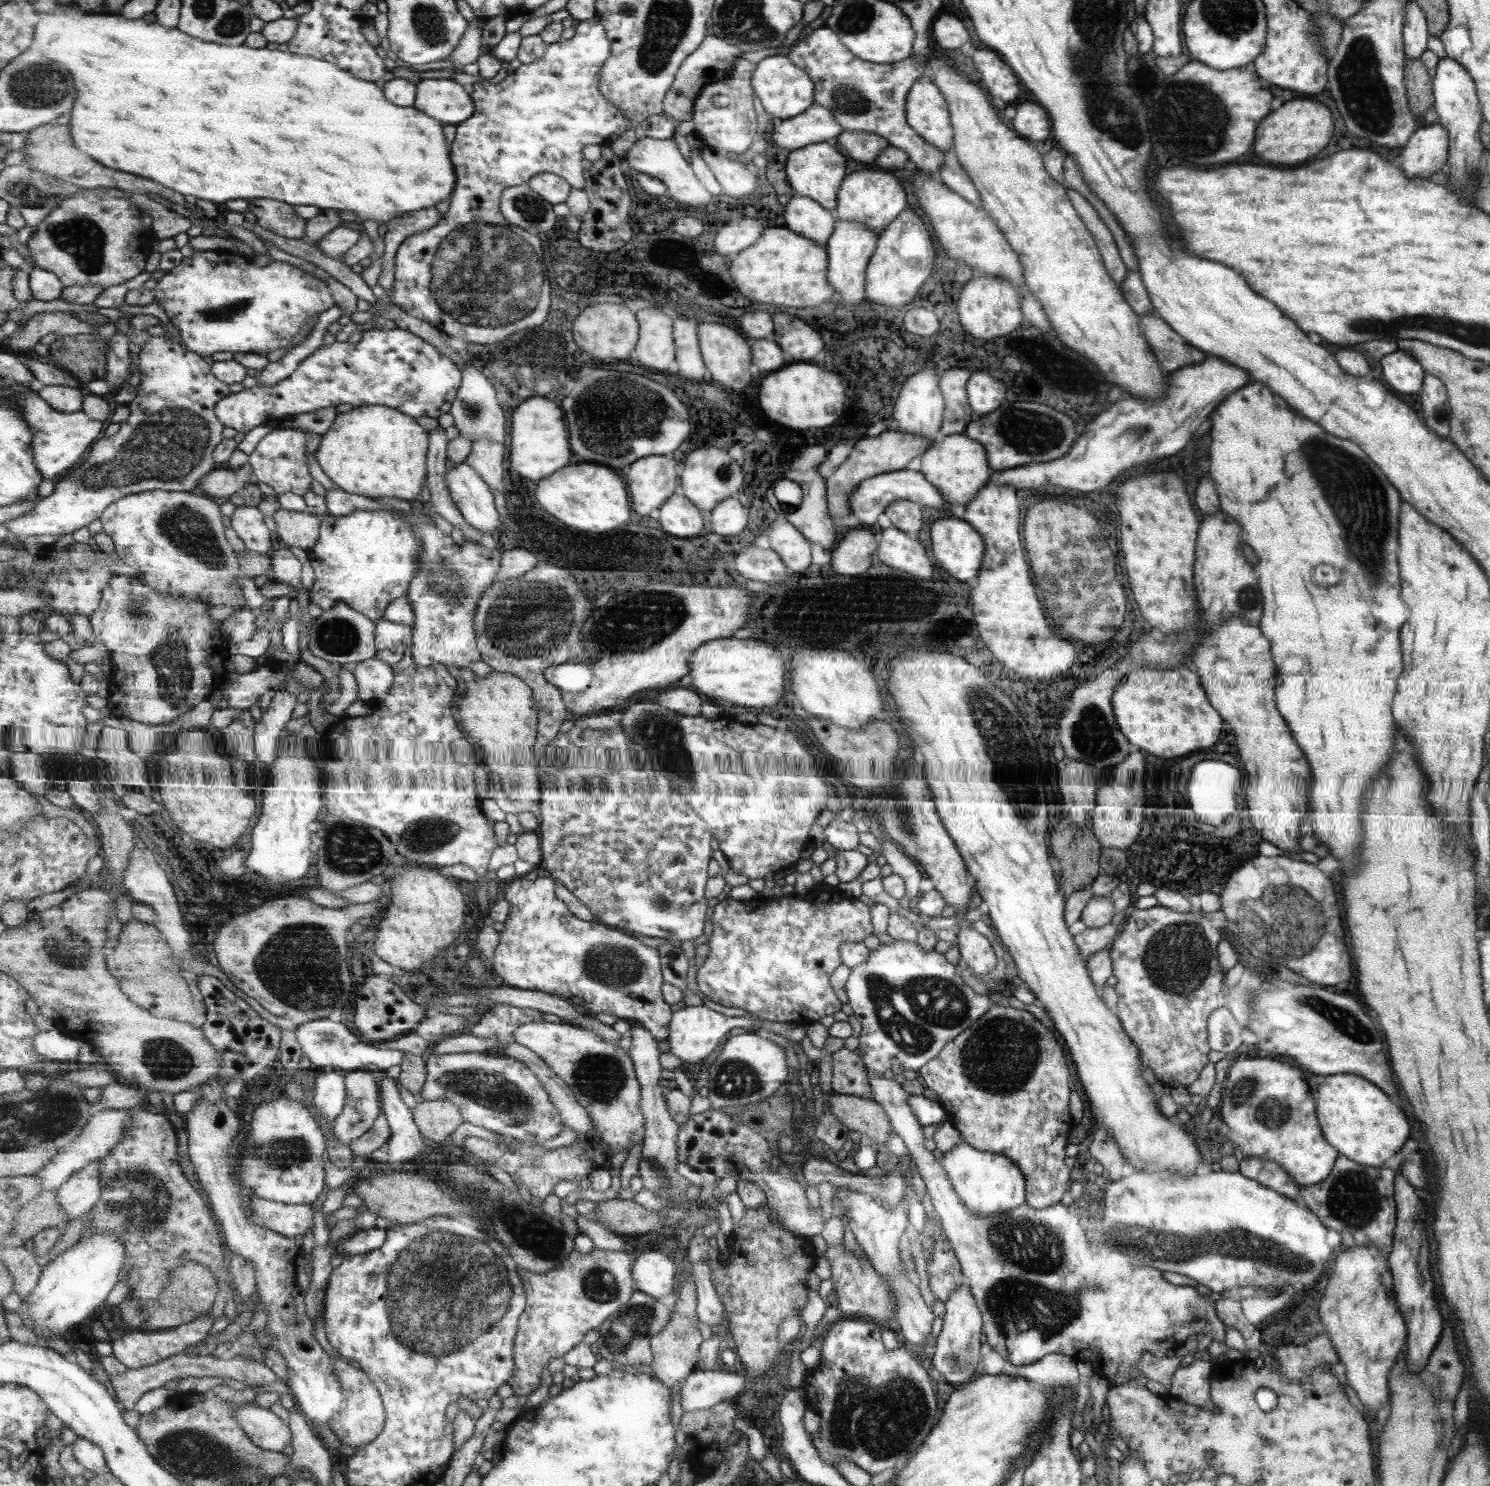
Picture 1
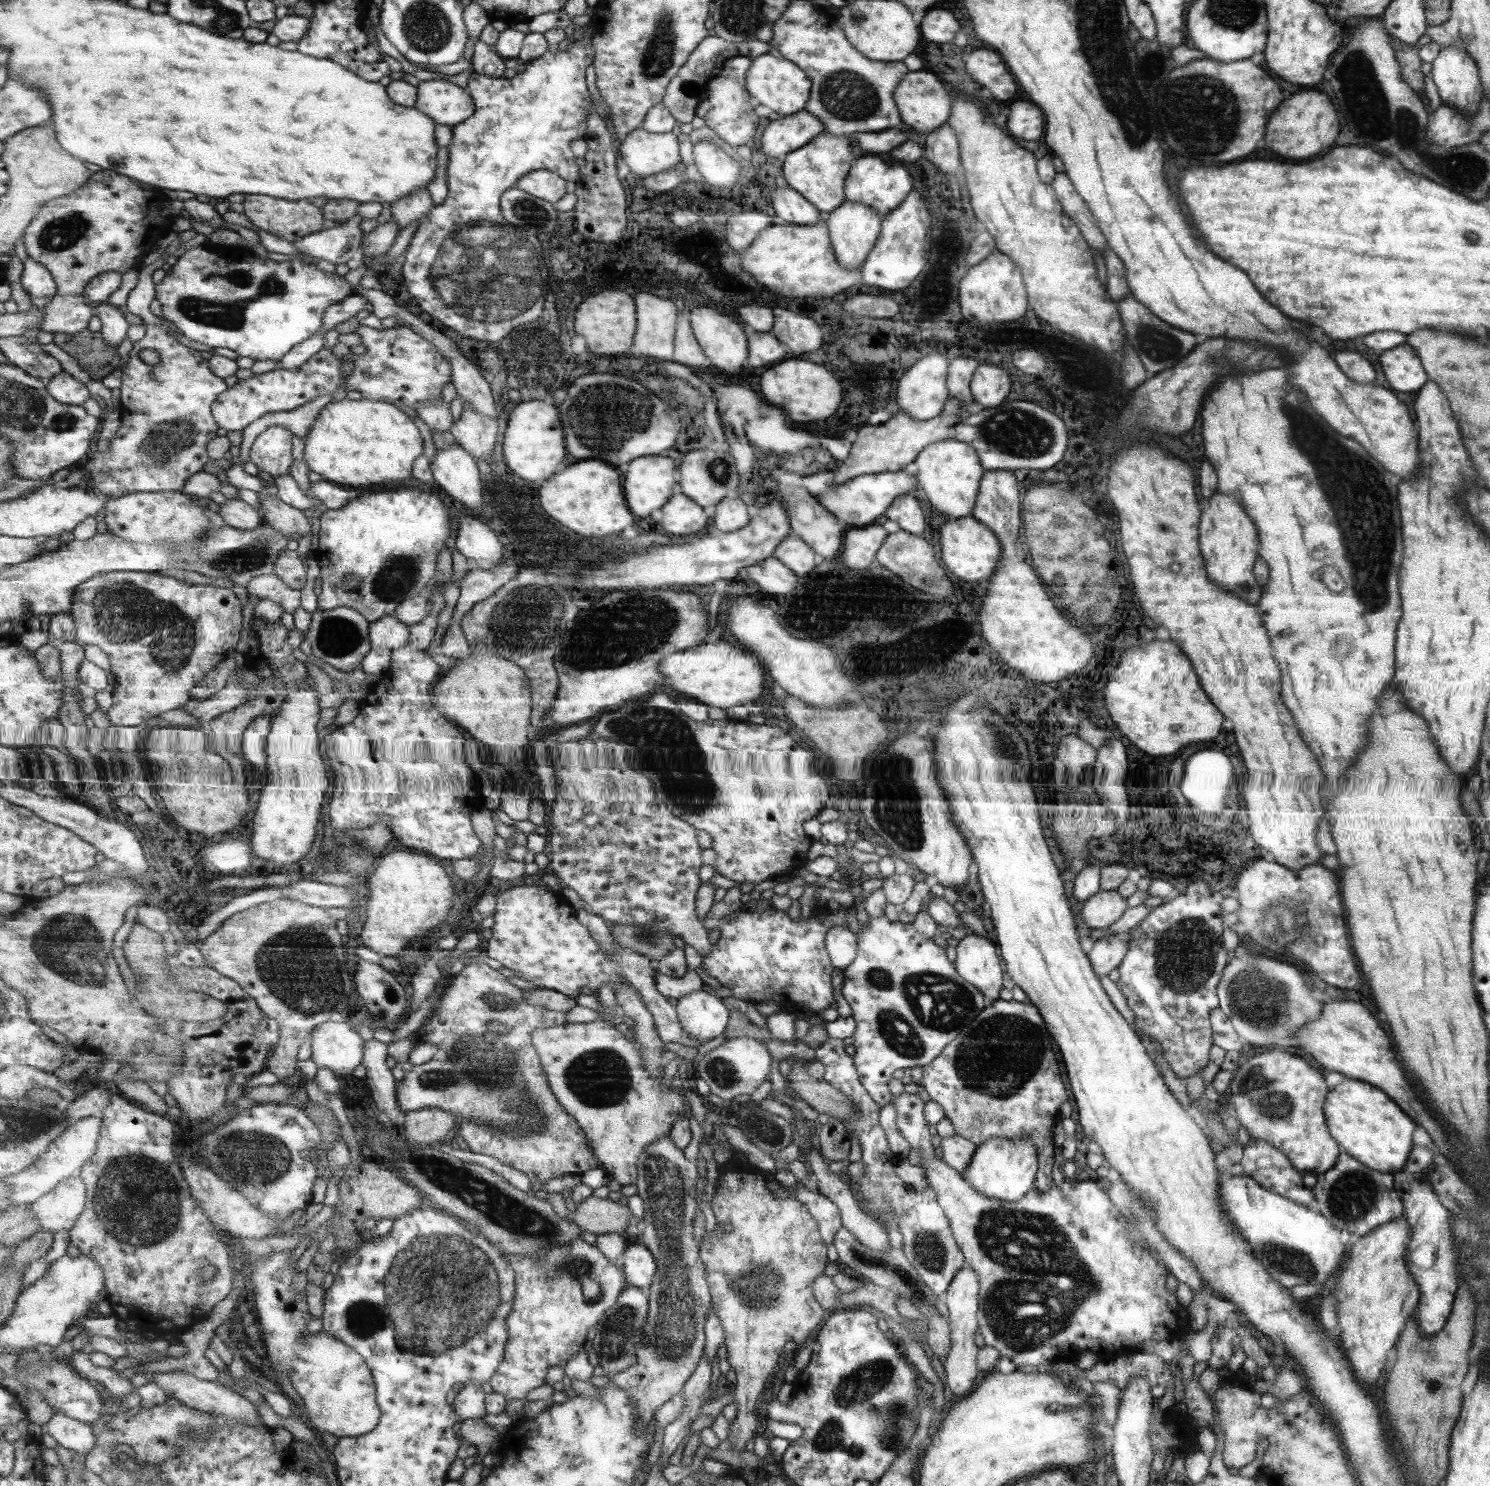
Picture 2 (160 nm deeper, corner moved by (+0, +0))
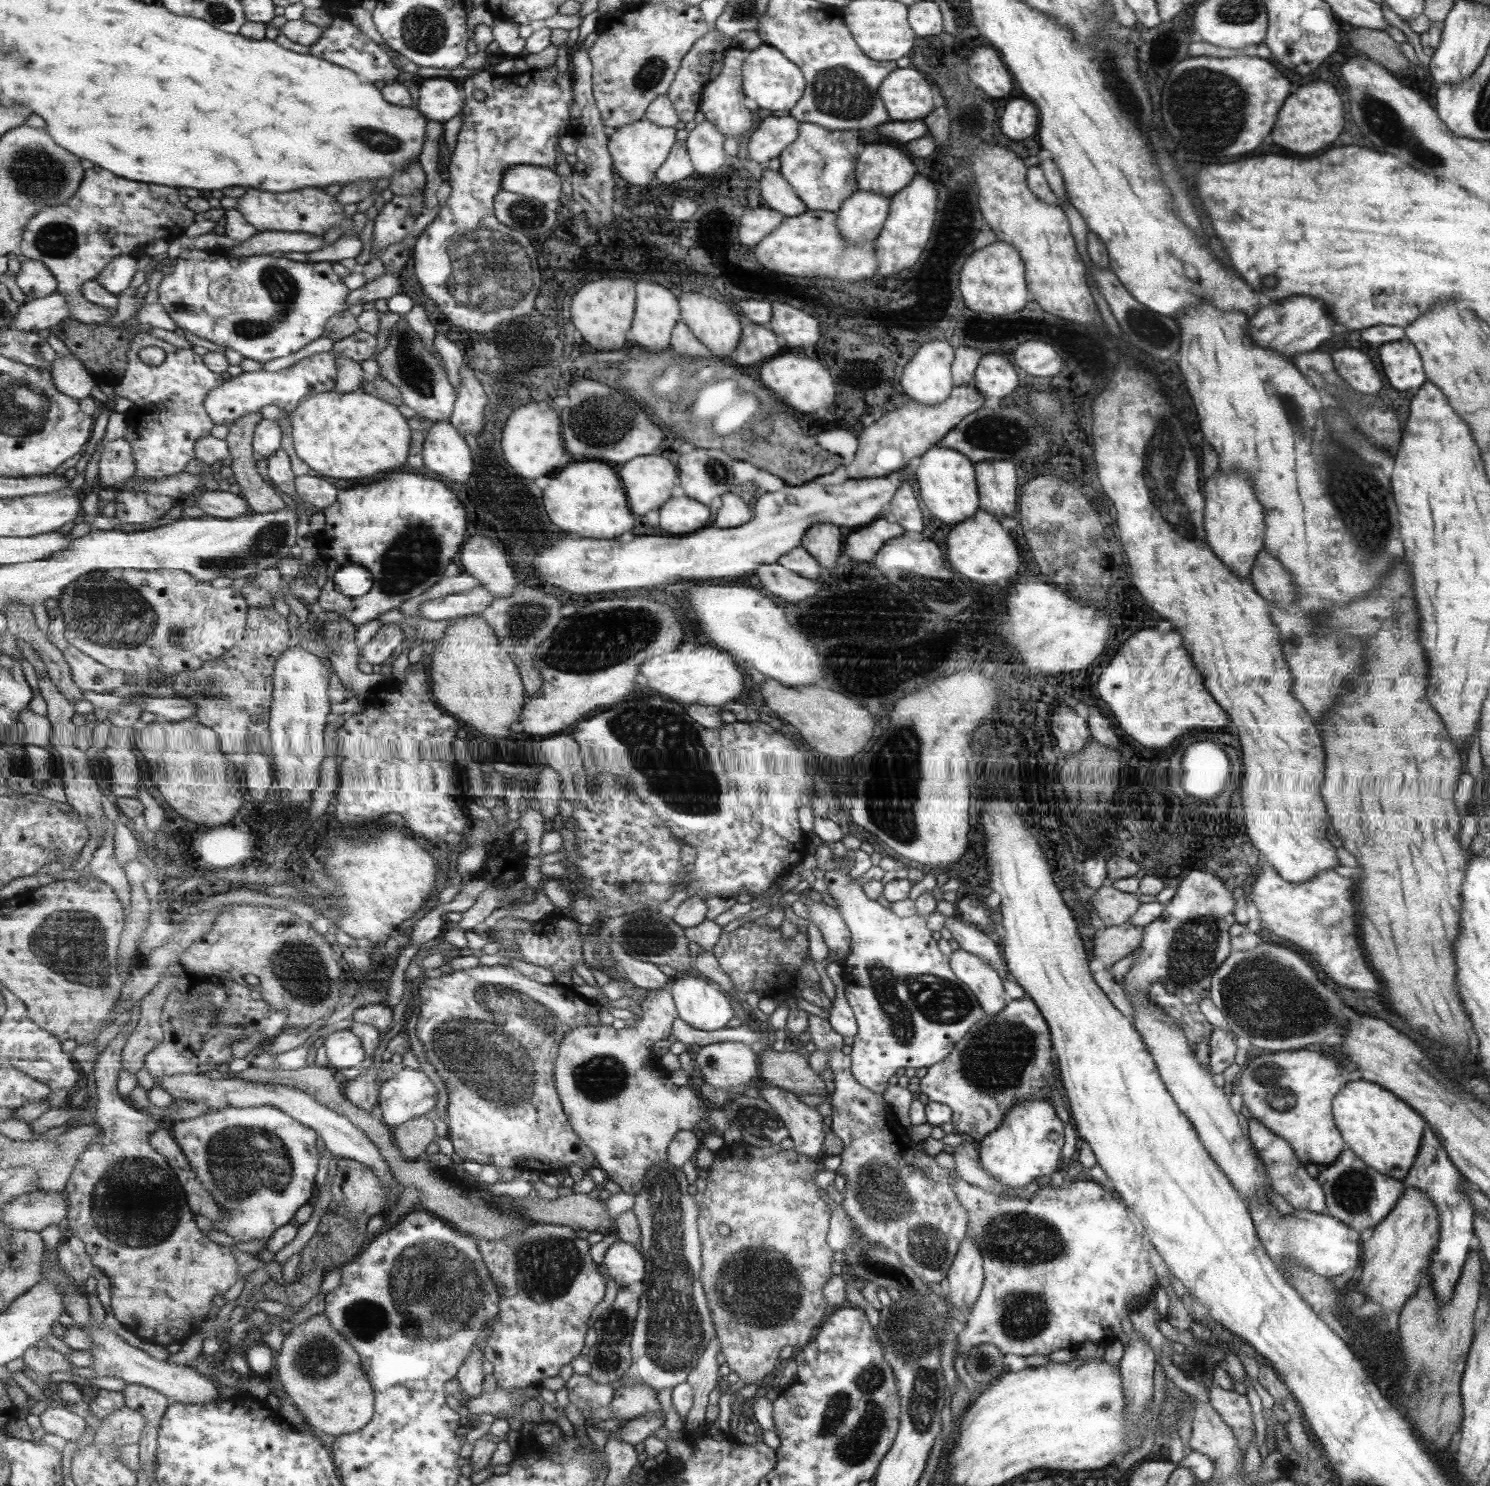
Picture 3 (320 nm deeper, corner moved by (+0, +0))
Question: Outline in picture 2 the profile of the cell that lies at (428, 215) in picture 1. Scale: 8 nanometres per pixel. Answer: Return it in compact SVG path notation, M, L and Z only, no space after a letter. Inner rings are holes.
M419 187L409 196L399 198L391 204L391 218L400 224L402 230L412 222L423 220L435 206L427 187Z

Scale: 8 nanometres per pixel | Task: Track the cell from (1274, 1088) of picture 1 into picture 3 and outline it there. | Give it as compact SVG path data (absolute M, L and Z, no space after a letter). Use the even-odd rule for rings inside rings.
M1309 1050L1273 1052L1263 1056L1252 1053L1237 1089L1241 1091L1242 1105L1251 1117L1286 1139L1300 1163L1330 1165L1345 1148L1331 1114L1334 1097L1347 1082L1347 1076L1354 1078L1353 1070L1333 1054Z

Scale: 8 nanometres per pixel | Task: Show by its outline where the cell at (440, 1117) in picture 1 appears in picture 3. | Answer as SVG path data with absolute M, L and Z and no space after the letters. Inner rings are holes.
M427 1116L415 1117L413 1120L393 1128L396 1145L407 1160L417 1160L425 1154L426 1146L435 1138L435 1124Z

